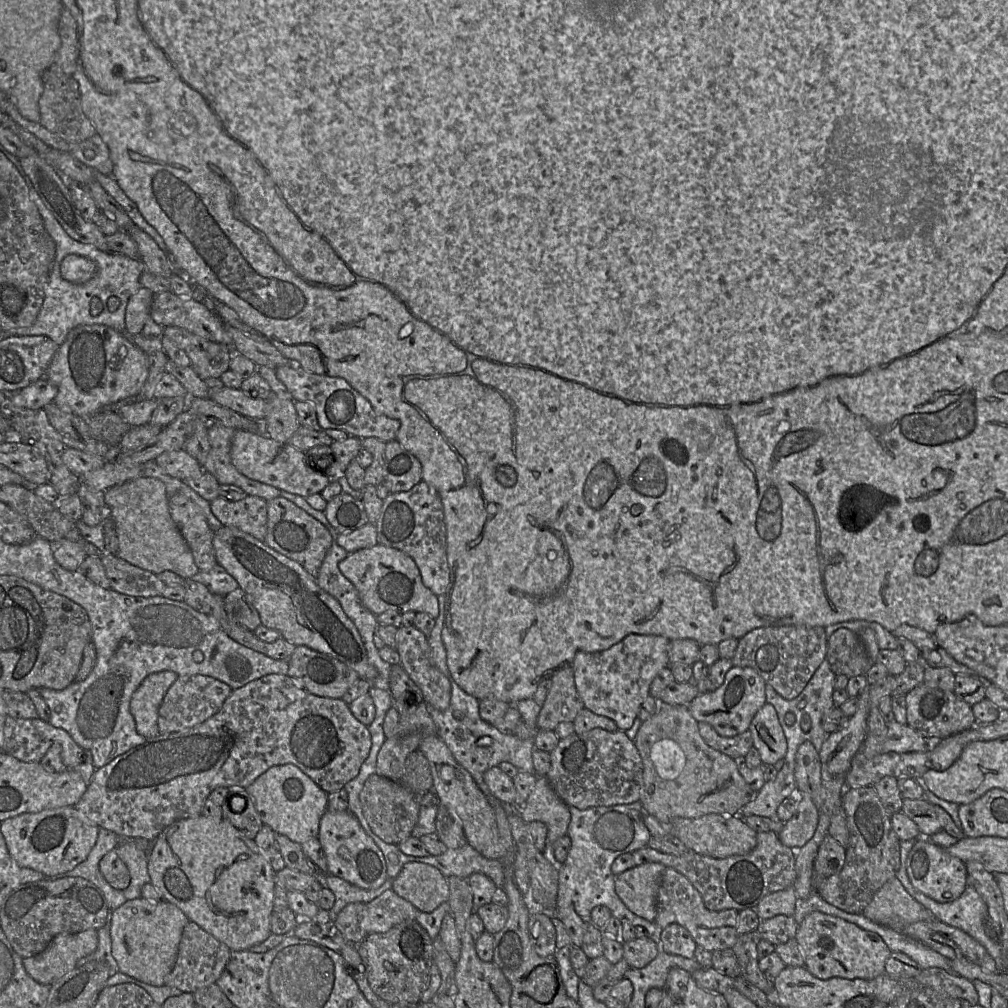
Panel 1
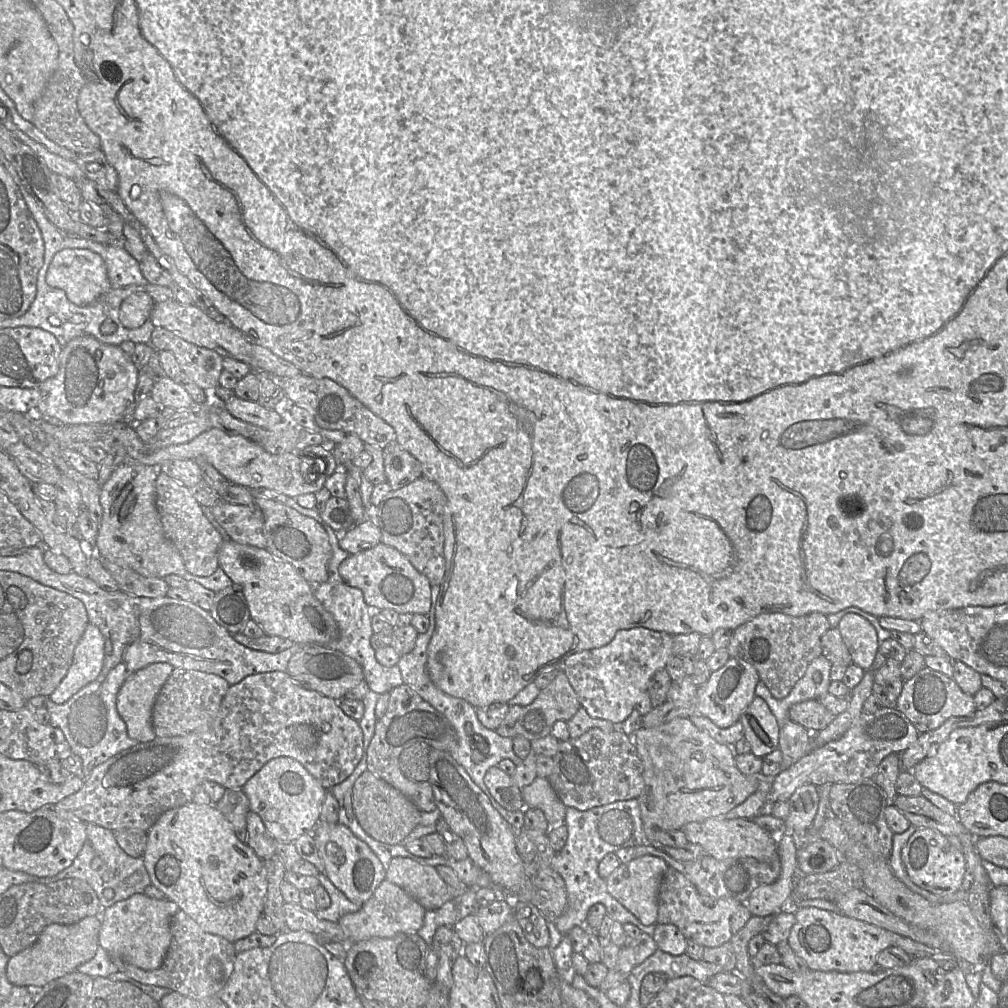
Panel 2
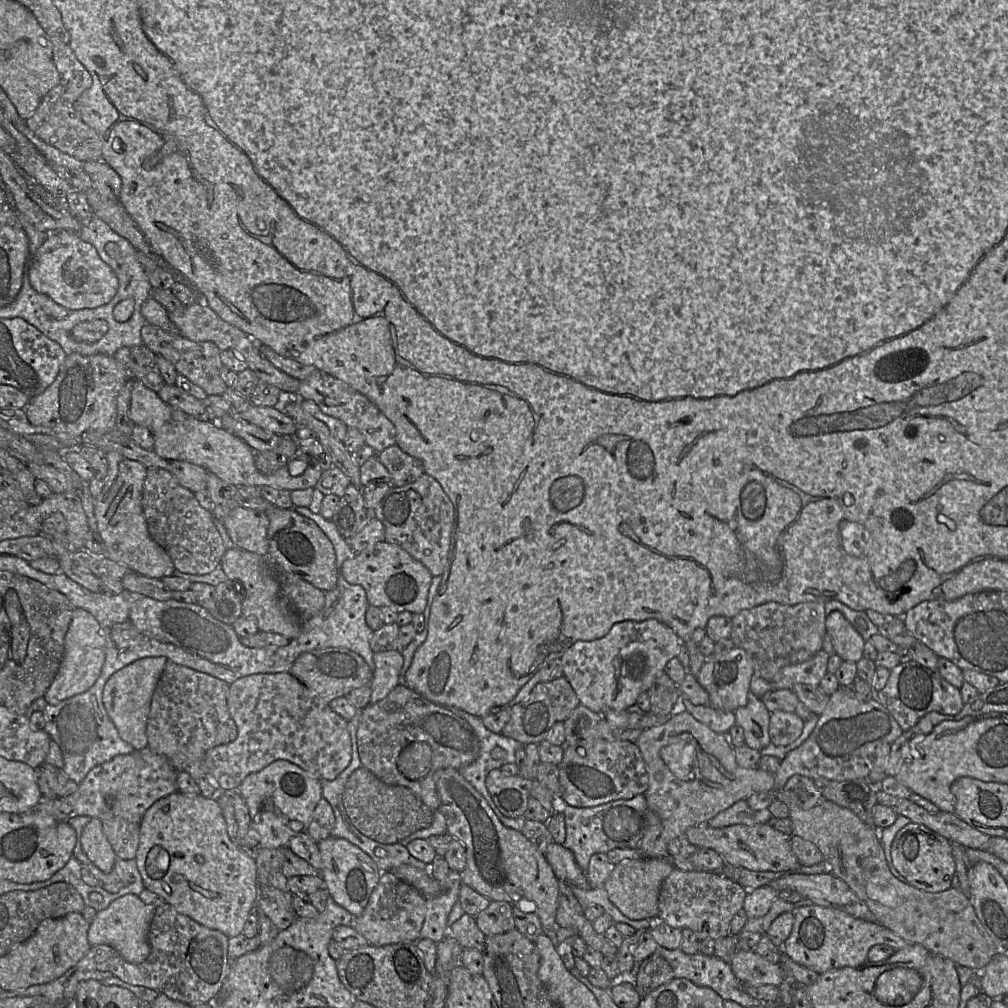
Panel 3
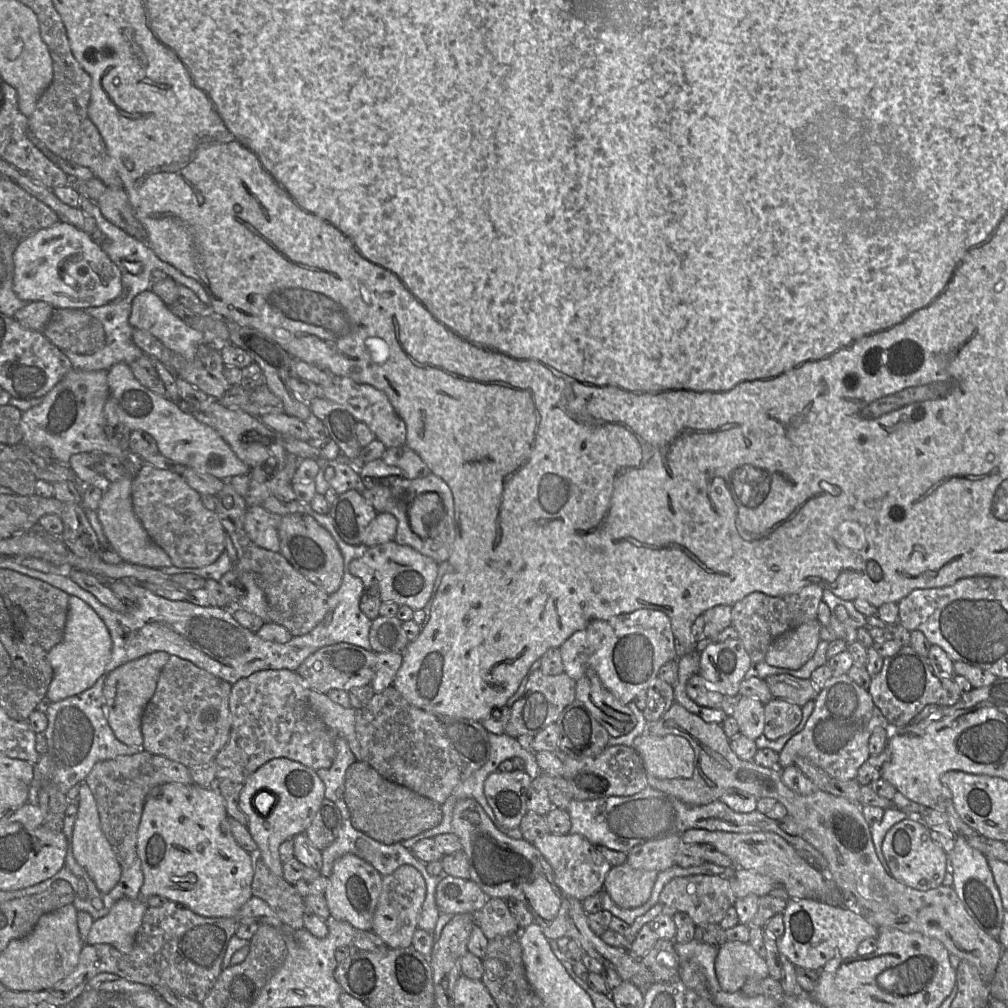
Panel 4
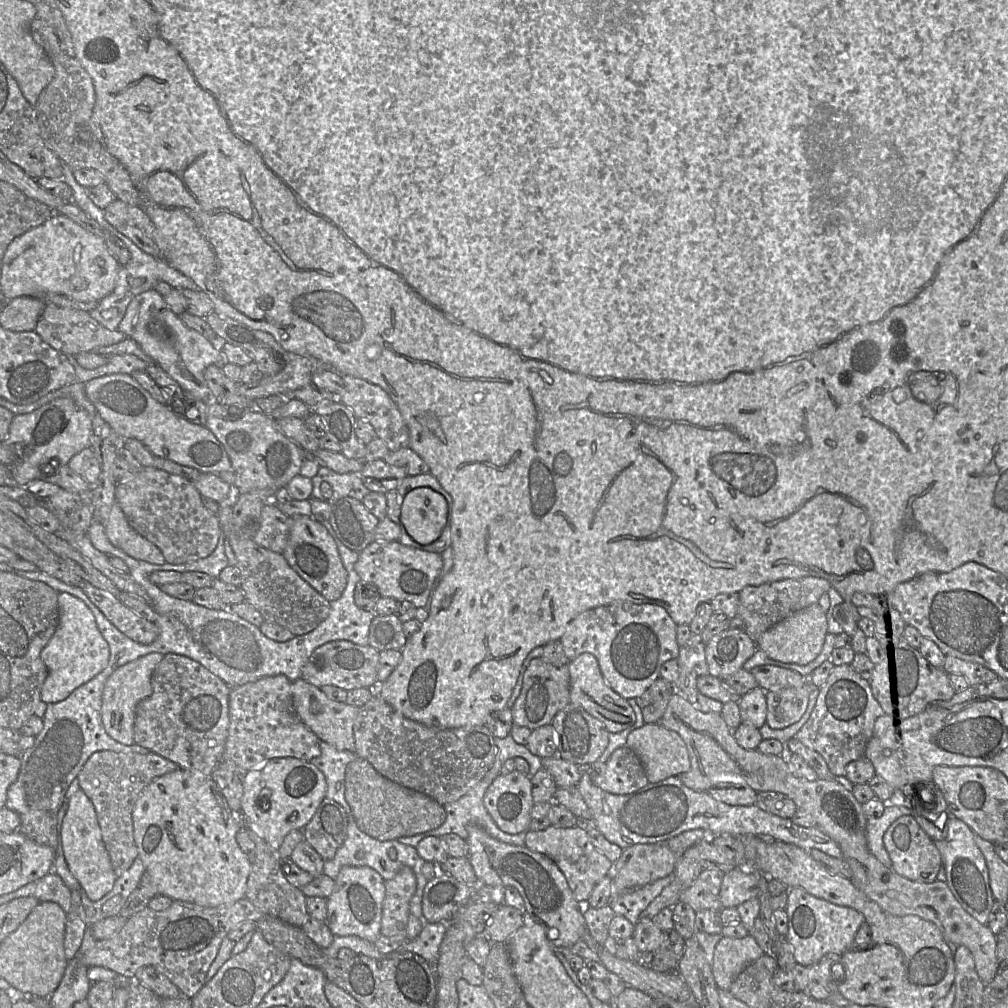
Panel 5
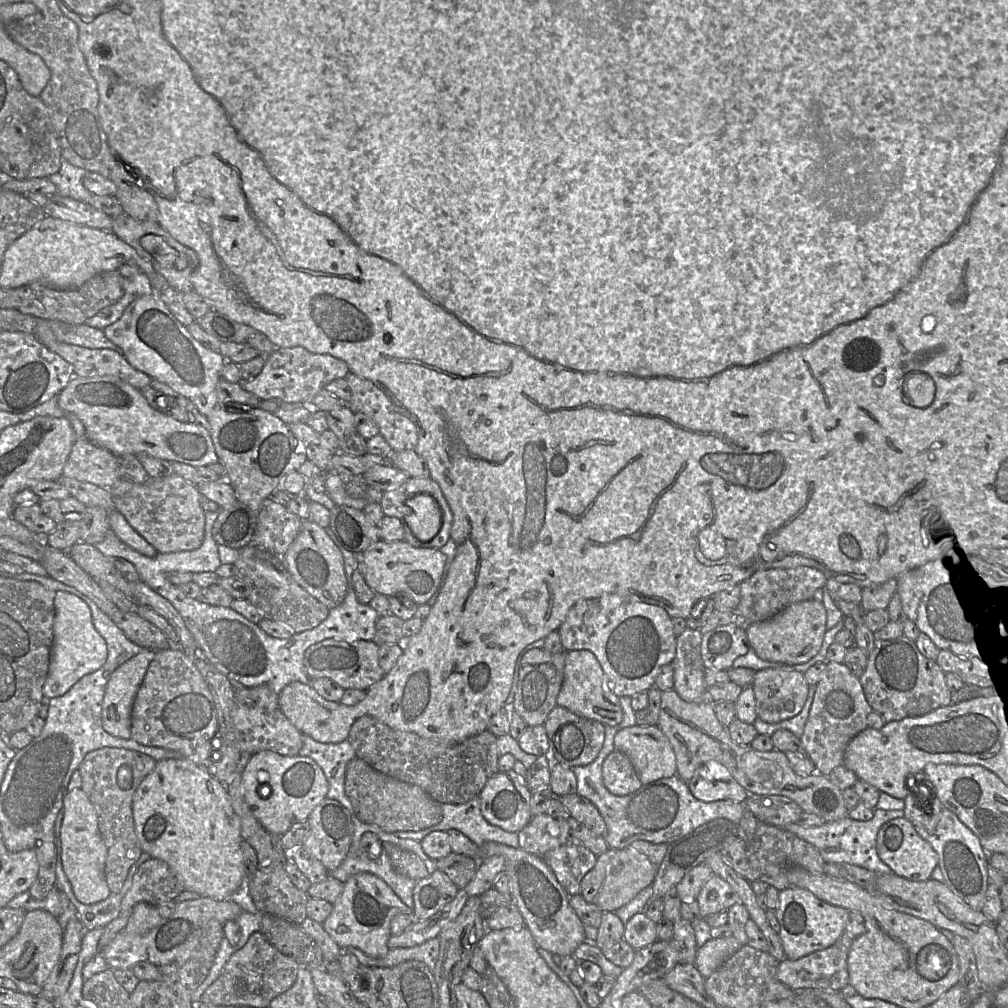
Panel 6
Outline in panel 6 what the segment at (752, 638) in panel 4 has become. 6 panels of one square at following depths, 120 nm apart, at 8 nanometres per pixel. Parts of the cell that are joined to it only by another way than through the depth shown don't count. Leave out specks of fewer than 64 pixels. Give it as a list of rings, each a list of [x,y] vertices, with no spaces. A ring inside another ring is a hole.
[[[813,567],[771,568],[758,570],[740,583],[740,603],[736,611],[753,622],[767,620],[790,604],[813,598],[814,592],[825,586],[827,578]]]

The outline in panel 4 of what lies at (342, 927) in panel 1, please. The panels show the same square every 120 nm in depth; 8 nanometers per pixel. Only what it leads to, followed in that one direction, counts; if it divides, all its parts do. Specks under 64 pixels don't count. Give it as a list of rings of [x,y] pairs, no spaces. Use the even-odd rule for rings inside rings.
[[[401,865],[390,875],[382,877],[380,895],[376,904],[372,928],[388,948],[407,948],[412,945],[412,937],[418,928],[418,919],[426,895],[426,885],[422,875],[410,865]]]

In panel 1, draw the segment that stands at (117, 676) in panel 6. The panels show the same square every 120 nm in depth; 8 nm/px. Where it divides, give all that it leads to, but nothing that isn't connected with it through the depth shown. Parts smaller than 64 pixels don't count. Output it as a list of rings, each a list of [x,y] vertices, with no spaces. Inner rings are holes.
[[[173,671],[149,674],[132,694],[129,709],[135,719],[137,732],[146,739],[159,735],[158,710],[178,676]]]

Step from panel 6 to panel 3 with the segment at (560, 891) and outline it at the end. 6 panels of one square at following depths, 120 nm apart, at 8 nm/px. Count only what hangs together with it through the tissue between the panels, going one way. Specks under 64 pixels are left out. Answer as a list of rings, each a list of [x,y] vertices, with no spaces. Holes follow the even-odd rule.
[[[452,767],[439,769],[434,774],[434,781],[439,797],[440,811],[446,820],[447,833],[459,840],[466,848],[466,867],[460,872],[460,880],[491,901],[503,901],[513,906],[521,900],[529,901],[535,906],[535,912],[540,918],[544,930],[555,930],[560,926],[556,923],[559,886],[551,865],[544,854],[523,834],[508,828],[498,819],[486,799],[468,782],[457,769]]]

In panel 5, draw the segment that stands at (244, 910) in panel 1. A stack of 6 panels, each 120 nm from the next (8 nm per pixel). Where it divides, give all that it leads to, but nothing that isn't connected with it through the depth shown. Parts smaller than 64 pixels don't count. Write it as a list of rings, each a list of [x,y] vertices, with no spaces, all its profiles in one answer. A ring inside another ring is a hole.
[[[178,768],[154,779],[133,809],[134,840],[149,882],[131,893],[119,915],[129,919],[158,895],[203,907],[228,906],[244,898],[251,860],[236,840],[242,824],[211,776]]]

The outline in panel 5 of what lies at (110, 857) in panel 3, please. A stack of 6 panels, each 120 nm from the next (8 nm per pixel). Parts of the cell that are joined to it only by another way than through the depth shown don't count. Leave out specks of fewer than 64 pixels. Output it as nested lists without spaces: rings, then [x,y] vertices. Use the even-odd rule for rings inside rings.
[[[80,789],[68,800],[68,811],[61,830],[64,856],[73,876],[91,901],[99,901],[112,891],[116,876],[109,852],[103,841],[100,824],[93,802]]]

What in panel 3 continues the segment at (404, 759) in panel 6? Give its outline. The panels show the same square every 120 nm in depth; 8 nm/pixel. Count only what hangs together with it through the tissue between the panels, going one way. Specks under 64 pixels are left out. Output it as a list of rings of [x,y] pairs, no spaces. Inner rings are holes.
[[[400,683],[384,699],[362,709],[357,729],[357,746],[361,766],[382,782],[411,790],[433,811],[438,810],[434,774],[442,768],[460,769],[479,755],[480,741],[470,724],[444,706],[434,704]],[[414,742],[427,743],[431,749],[429,774],[418,781],[405,778],[397,768],[401,751]]]

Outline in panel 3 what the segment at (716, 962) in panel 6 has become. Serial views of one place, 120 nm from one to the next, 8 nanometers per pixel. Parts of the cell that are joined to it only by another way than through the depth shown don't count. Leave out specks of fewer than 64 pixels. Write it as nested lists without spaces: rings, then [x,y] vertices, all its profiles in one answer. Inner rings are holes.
[[[738,949],[730,963],[733,974],[742,984],[779,986],[784,978],[780,964],[773,964],[756,951]]]

